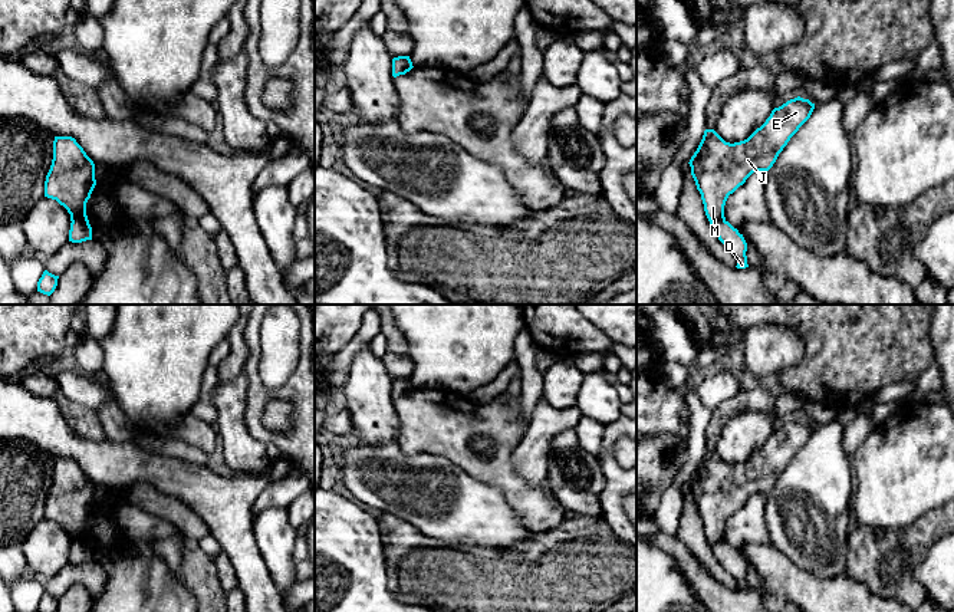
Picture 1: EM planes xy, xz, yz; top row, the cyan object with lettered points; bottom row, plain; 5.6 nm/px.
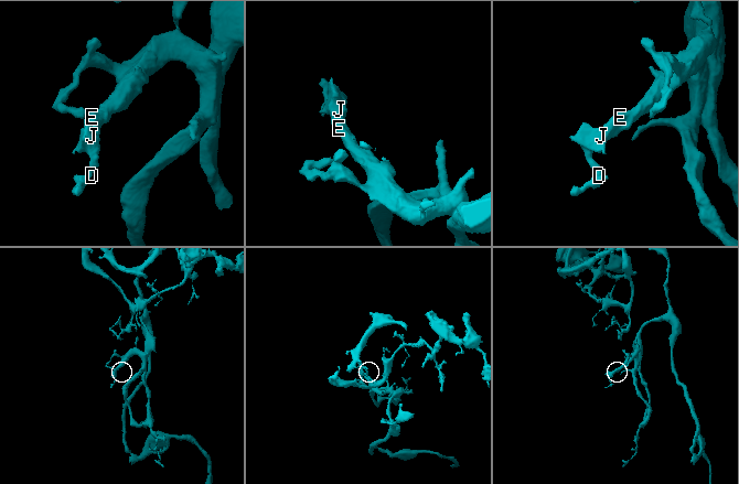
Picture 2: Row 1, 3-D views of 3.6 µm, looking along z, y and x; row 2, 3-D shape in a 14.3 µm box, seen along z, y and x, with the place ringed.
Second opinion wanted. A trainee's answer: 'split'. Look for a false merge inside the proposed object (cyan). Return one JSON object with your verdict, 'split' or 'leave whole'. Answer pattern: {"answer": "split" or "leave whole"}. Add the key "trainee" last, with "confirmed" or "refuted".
{"answer": "leave whole", "trainee": "refuted"}

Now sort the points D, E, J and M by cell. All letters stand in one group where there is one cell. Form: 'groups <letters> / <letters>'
groups D E J M

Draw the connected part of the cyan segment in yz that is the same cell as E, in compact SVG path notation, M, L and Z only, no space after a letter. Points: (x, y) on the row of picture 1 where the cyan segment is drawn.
M800 96L774 108L766 122L747 139L726 142L714 129L705 129L690 159L691 175L701 194L705 215L718 240L746 269L747 243L724 217L724 205L756 171L769 171L790 138L810 118L815 103Z

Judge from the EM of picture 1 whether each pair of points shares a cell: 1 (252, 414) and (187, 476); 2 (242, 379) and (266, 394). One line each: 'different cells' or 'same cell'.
1: different cells
2: different cells

